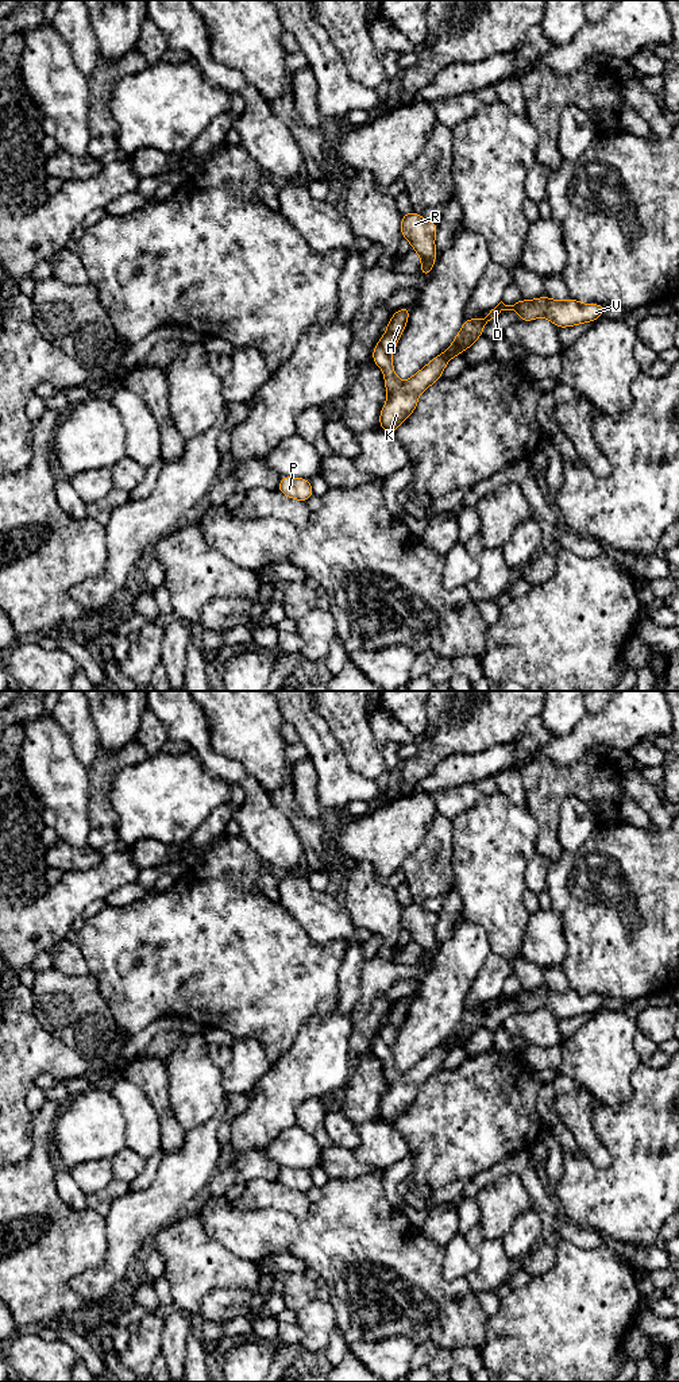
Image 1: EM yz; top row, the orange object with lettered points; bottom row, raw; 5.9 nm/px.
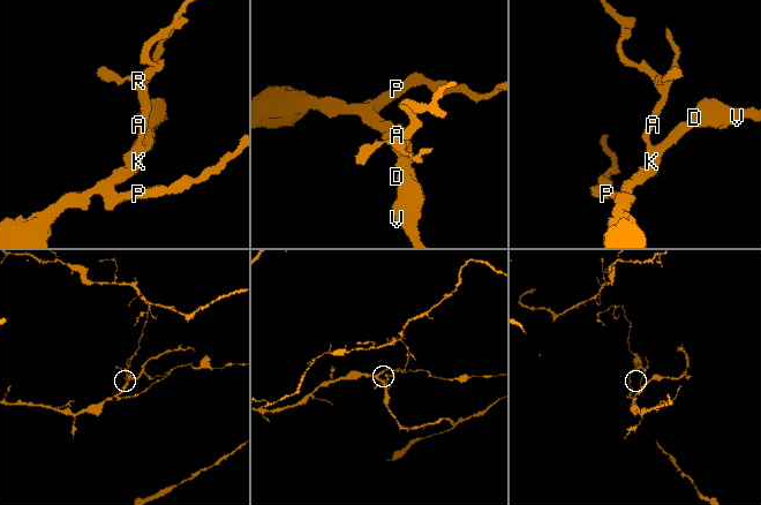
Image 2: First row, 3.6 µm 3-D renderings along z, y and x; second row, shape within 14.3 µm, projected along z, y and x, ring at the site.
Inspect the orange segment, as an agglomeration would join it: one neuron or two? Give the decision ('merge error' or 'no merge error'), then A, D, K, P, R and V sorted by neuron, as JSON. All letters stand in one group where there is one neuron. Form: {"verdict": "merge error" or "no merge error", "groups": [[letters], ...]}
{"verdict": "no merge error", "groups": [["A", "D", "K", "P", "R", "V"]]}

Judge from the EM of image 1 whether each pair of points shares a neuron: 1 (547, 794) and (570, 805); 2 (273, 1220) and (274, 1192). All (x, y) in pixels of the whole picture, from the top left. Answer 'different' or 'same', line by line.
1: different
2: different

